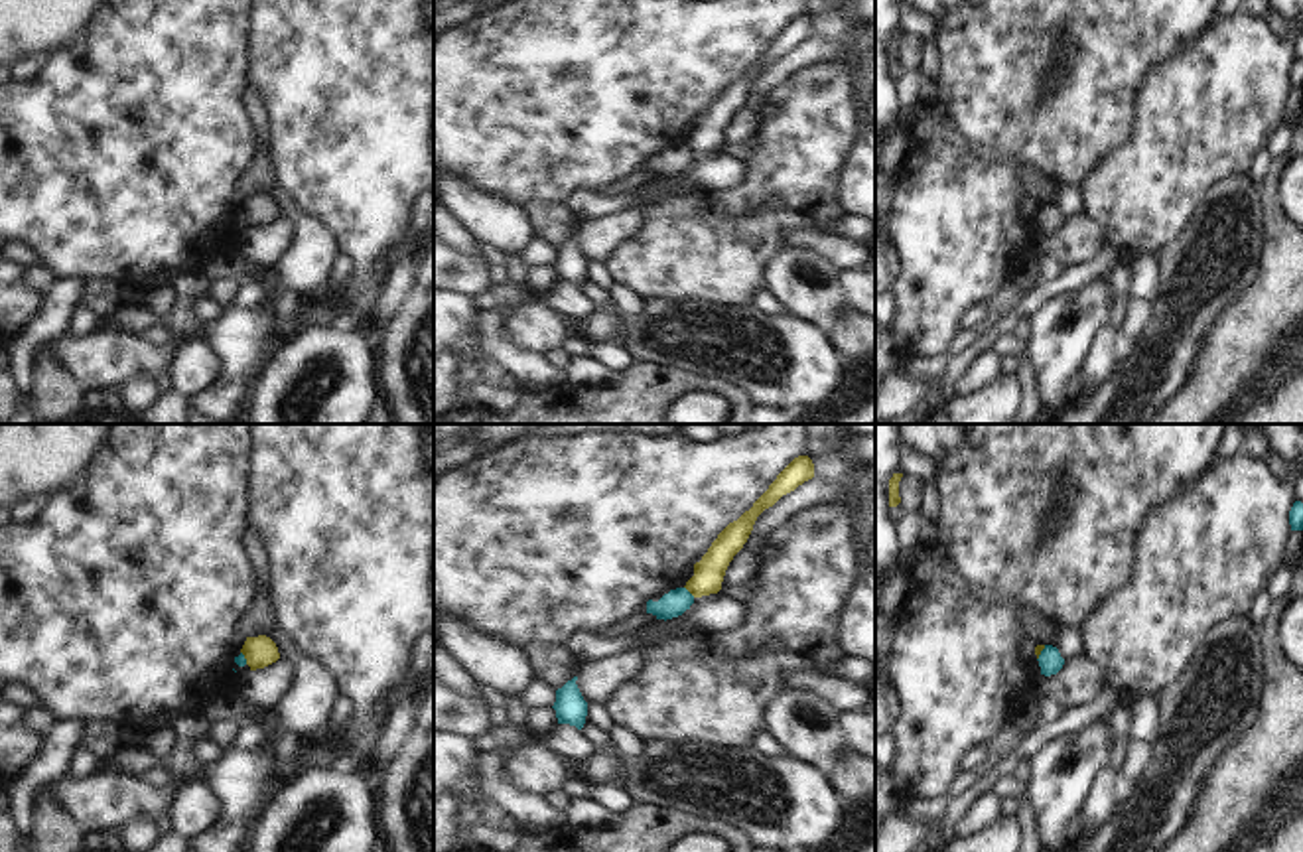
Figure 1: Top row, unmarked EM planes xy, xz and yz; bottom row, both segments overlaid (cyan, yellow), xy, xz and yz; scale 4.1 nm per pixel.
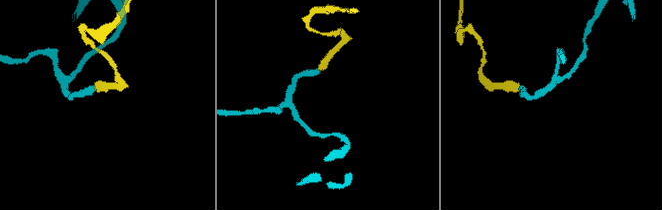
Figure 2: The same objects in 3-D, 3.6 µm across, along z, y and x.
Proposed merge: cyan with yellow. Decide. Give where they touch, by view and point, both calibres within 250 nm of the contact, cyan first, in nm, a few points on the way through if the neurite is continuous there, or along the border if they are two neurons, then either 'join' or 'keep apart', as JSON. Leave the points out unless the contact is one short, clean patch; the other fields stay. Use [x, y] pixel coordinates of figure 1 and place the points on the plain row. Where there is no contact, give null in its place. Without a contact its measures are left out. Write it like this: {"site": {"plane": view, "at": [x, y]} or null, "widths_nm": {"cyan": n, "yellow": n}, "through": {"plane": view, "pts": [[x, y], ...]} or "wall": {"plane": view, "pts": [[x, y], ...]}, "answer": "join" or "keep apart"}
{"site": {"plane": "xz", "at": [688, 150]}, "widths_nm": {"cyan": 110, "yellow": 130}, "wall": {"plane": "xz", "pts": [[685, 144], [694, 154]]}, "answer": "keep apart"}

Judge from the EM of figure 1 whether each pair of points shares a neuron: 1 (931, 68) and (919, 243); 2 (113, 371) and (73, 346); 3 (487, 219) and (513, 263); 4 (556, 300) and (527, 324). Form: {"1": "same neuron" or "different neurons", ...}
{"1": "different neurons", "2": "same neuron", "3": "different neurons", "4": "different neurons"}

